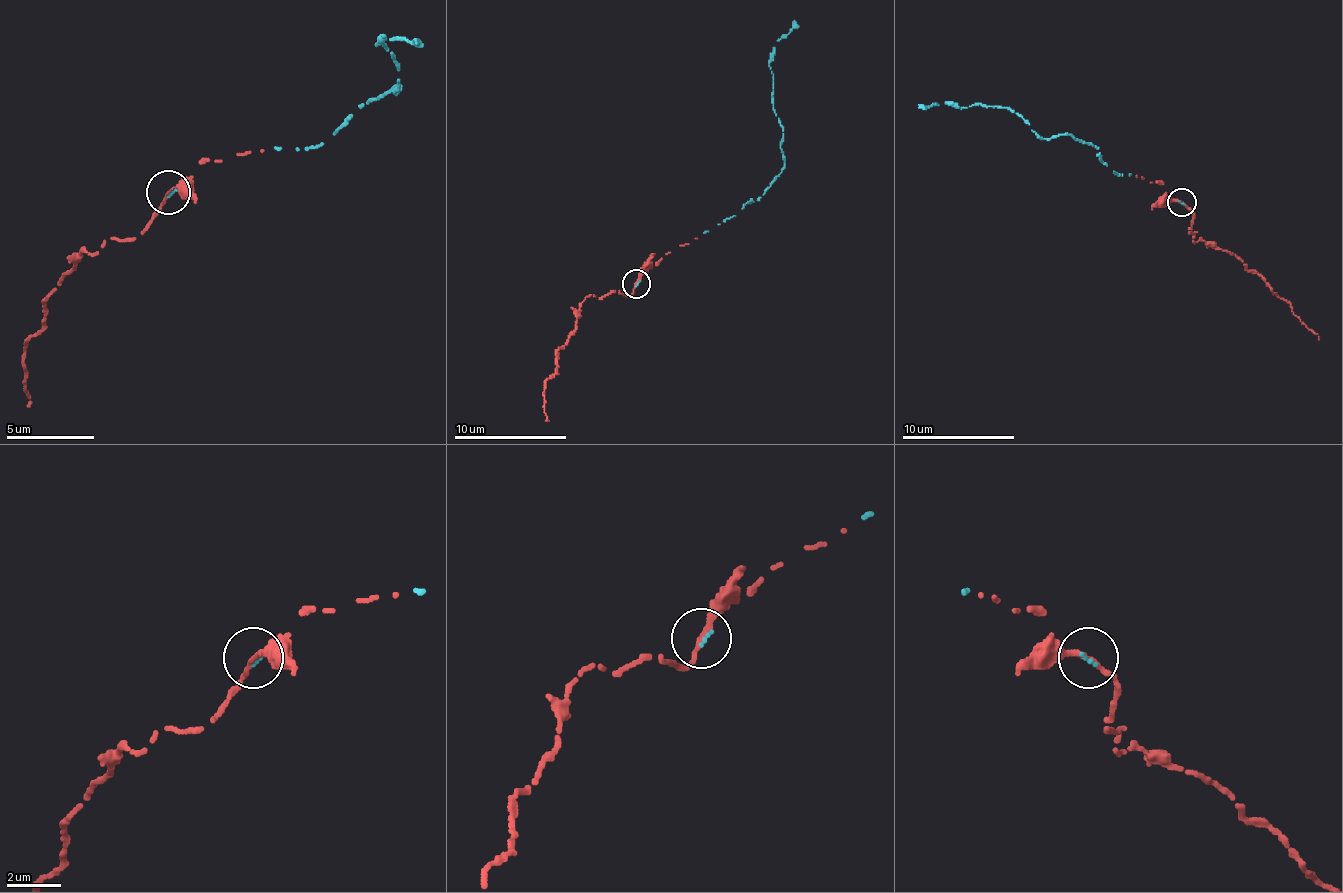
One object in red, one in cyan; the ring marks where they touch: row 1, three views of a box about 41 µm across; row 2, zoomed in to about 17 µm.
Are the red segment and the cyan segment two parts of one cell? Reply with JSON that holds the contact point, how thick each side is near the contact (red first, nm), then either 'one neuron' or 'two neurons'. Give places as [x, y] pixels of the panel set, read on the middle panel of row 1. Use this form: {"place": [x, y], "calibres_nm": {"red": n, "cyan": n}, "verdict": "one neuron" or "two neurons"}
{"place": [636, 283], "calibres_nm": {"red": 240, "cyan": 110}, "verdict": "one neuron"}

